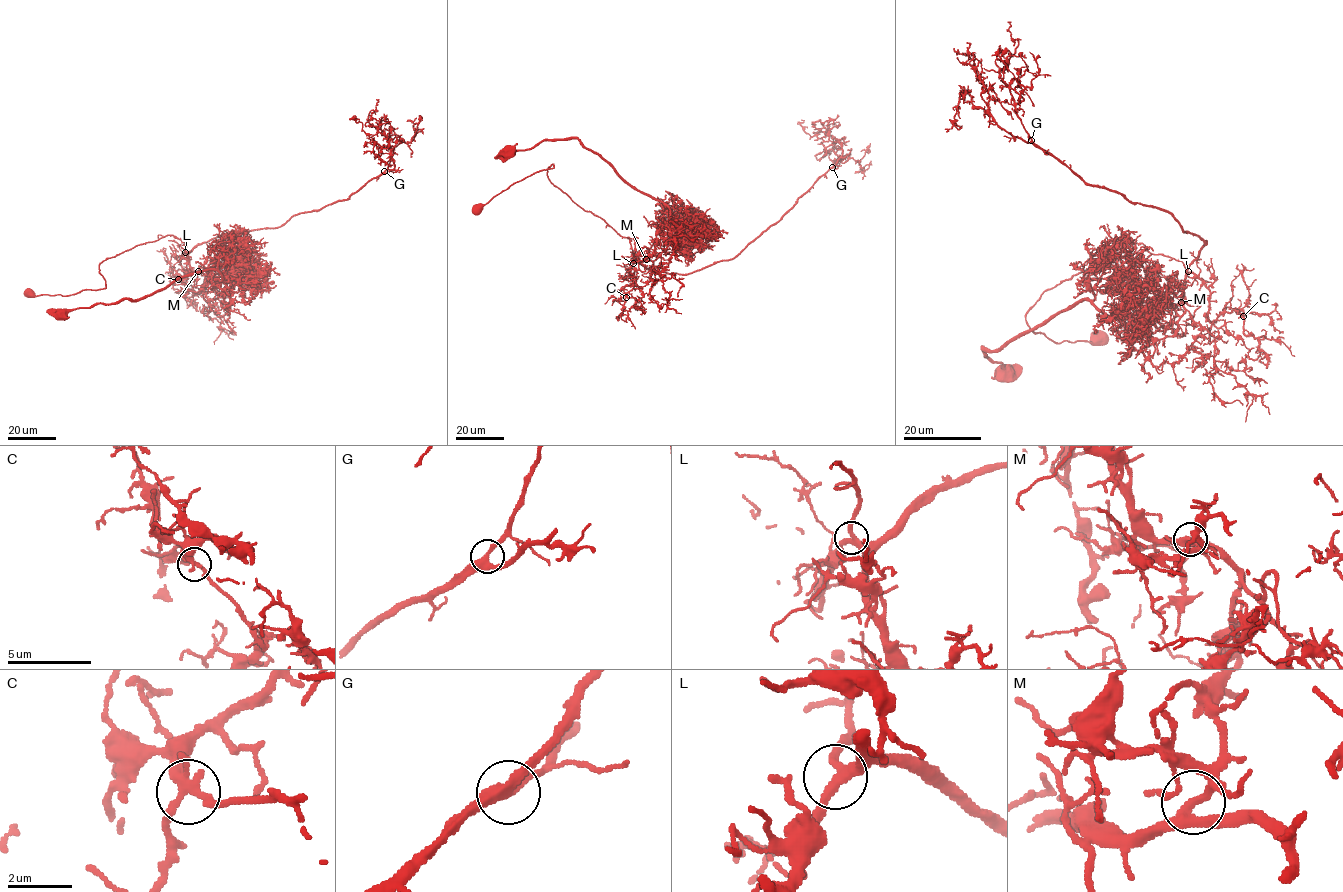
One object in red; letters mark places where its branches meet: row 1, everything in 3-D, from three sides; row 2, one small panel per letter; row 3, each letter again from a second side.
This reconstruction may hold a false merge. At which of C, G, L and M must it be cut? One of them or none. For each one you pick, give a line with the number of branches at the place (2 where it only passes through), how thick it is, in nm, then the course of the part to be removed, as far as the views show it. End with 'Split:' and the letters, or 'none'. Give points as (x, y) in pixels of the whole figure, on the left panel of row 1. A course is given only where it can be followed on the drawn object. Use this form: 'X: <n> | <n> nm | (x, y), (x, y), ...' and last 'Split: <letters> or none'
M: 3 | 300 nm | (198, 271), (187, 258), (197, 245), (280, 227), (347, 199), (394, 167), (388, 138), (369, 137), (353, 115)
Split: M

